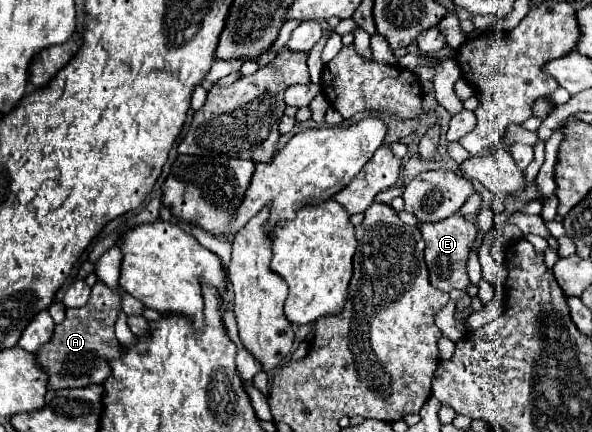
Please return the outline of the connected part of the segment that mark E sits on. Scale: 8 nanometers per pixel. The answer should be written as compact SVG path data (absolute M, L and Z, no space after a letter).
M452 215L444 221L438 221L438 223L422 223L420 233L426 241L424 255L426 255L426 267L430 271L432 287L436 287L444 293L450 293L452 289L468 289L470 279L466 273L466 263L468 263L472 243L476 241L478 229L470 221L466 221L464 217Z

